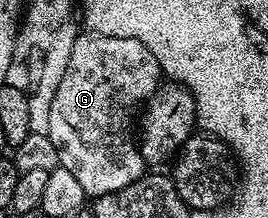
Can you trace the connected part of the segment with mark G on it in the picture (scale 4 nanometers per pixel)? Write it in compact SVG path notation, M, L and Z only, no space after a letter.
M96 34L78 35L71 50L71 62L67 62L67 70L63 70L59 90L55 90L55 98L51 98L51 122L47 135L51 142L55 142L60 167L75 174L86 197L96 198L115 190L123 190L123 186L131 186L131 182L146 175L147 165L135 139L135 121L145 101L162 80L159 62L155 62L155 54L151 54L151 50L143 46L143 42Z

